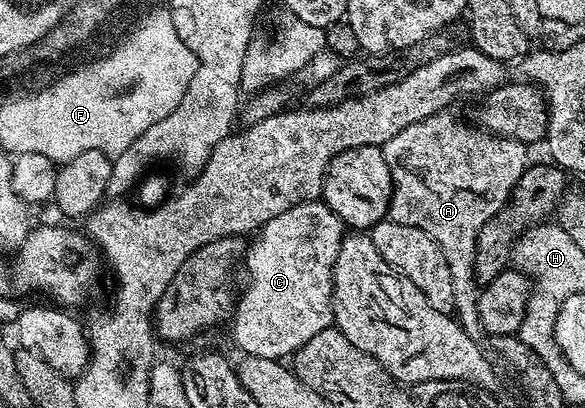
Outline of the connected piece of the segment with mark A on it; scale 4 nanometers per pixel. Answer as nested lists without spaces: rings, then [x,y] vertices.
[[[445,110],[422,122],[414,122],[414,126],[398,130],[394,138],[382,145],[386,166],[392,175],[392,199],[387,215],[402,226],[418,226],[418,230],[426,230],[426,234],[434,238],[434,242],[442,250],[442,258],[446,258],[446,266],[450,266],[455,319],[459,320],[470,338],[479,341],[482,336],[478,318],[481,285],[477,284],[474,274],[478,230],[482,230],[482,226],[486,226],[486,222],[490,222],[490,218],[494,218],[494,214],[498,214],[508,203],[512,191],[516,189],[518,178],[522,178],[528,168],[530,148],[527,144],[519,144],[517,140],[507,140],[505,136],[493,136],[479,126],[471,128],[452,114]]]

